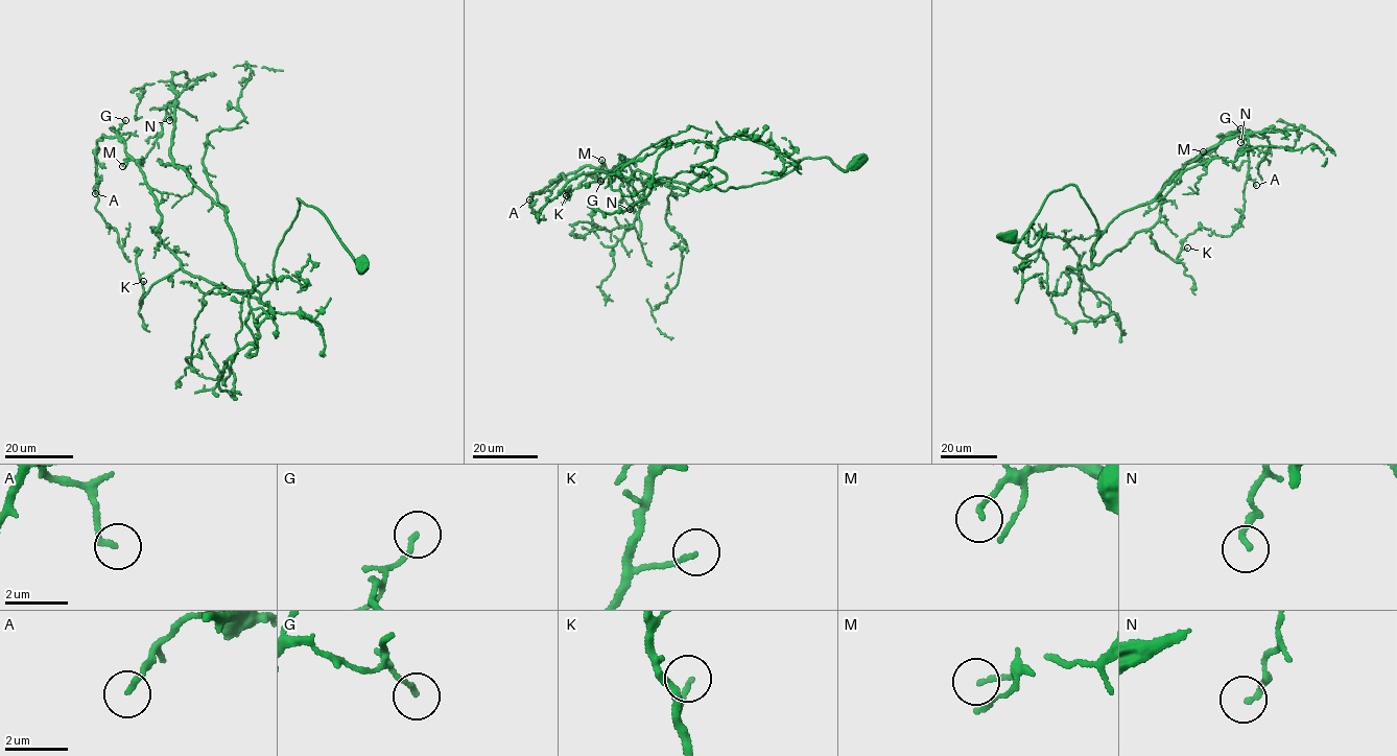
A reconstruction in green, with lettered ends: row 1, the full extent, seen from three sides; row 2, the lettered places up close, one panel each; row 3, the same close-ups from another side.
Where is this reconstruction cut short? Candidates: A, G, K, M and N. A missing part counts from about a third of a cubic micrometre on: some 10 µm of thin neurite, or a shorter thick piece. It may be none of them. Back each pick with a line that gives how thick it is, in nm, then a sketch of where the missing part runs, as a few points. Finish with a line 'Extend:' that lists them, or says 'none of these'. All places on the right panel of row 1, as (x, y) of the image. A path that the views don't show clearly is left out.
A: 180 nm
Extend: A

